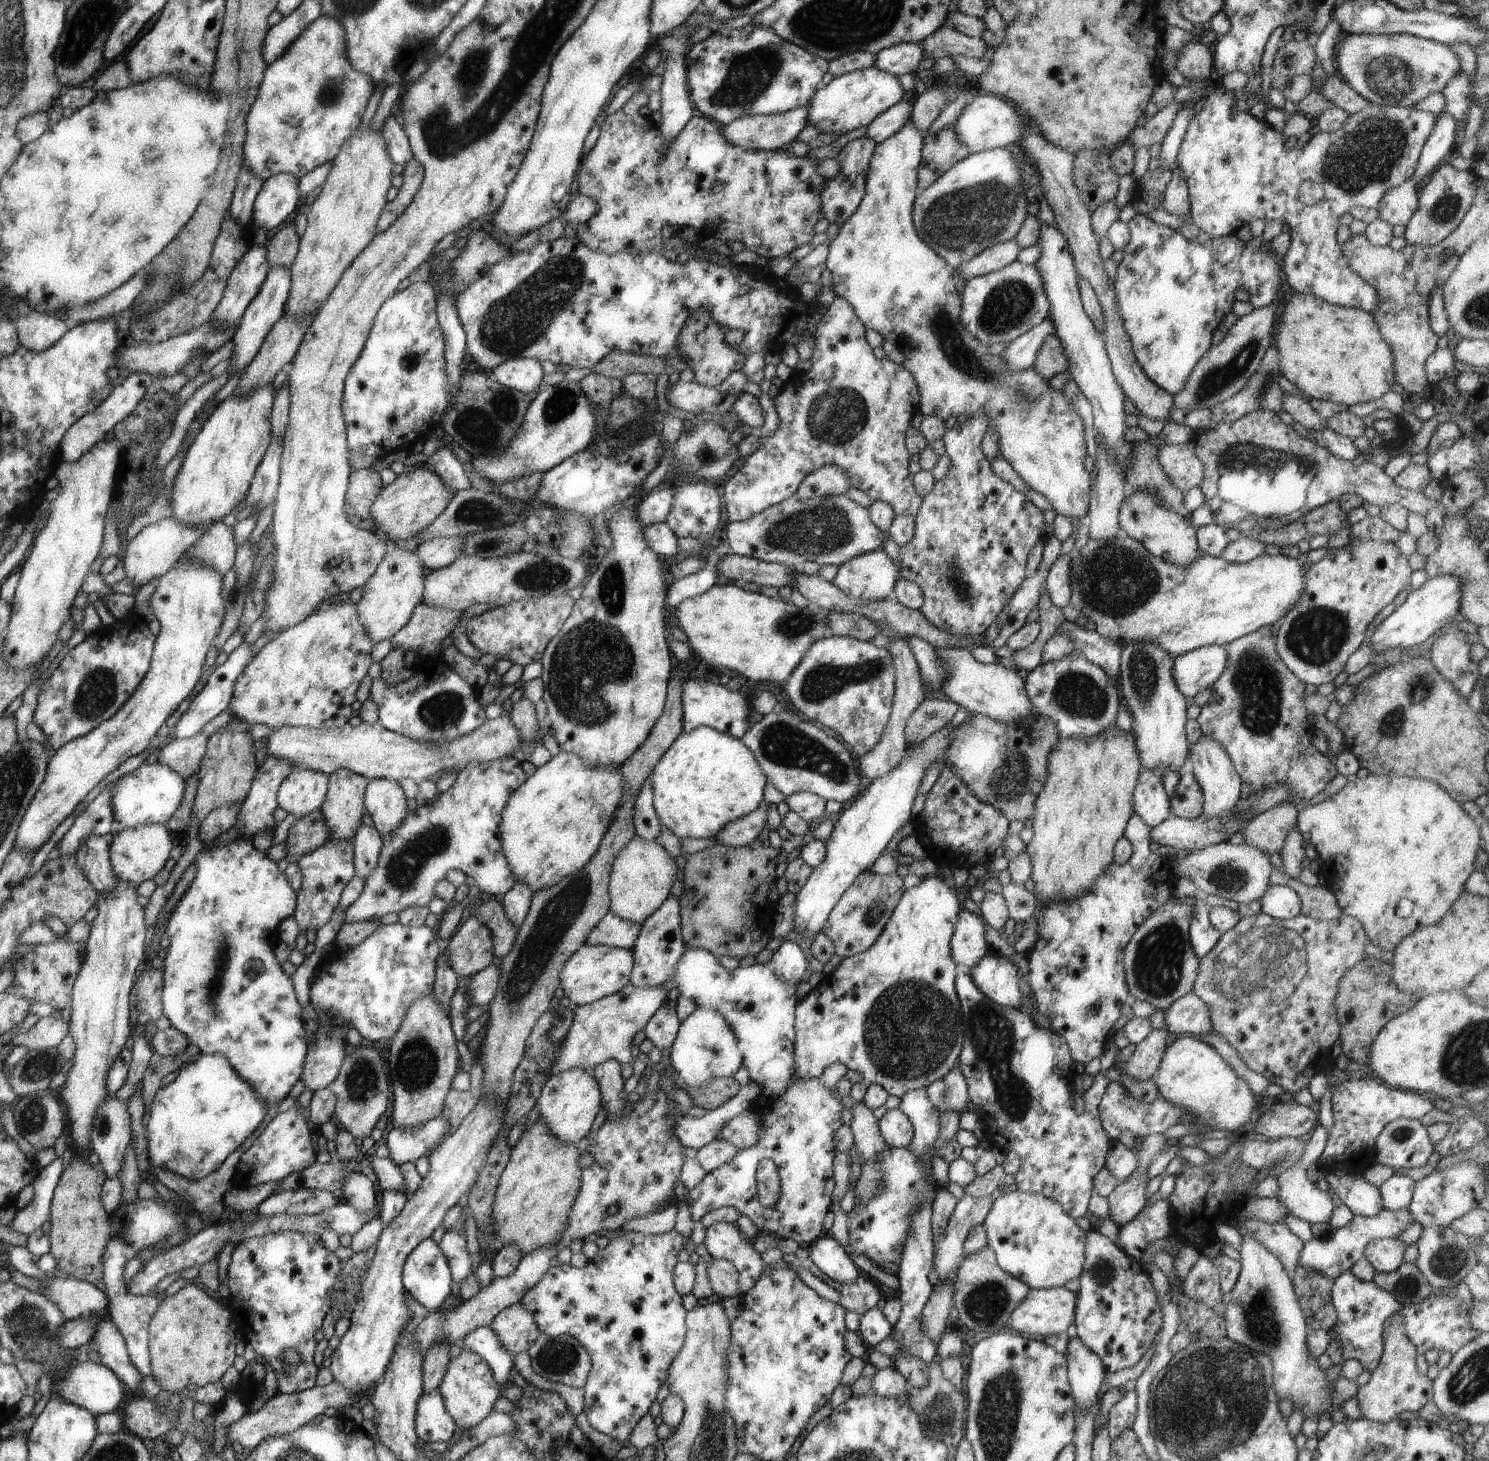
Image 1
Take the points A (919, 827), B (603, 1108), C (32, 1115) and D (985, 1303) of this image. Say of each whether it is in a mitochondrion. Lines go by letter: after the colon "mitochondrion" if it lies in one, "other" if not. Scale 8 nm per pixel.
A: other
B: other
C: mitochondrion
D: mitochondrion

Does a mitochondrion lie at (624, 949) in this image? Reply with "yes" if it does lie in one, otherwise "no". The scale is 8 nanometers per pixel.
no

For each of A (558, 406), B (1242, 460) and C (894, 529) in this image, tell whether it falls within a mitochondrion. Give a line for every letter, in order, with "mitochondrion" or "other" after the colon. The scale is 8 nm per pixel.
A: mitochondrion
B: mitochondrion
C: other

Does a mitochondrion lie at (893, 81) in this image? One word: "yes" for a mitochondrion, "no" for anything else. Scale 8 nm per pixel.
no

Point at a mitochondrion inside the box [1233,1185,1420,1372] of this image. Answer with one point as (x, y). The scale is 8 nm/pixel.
(1259, 1320)

